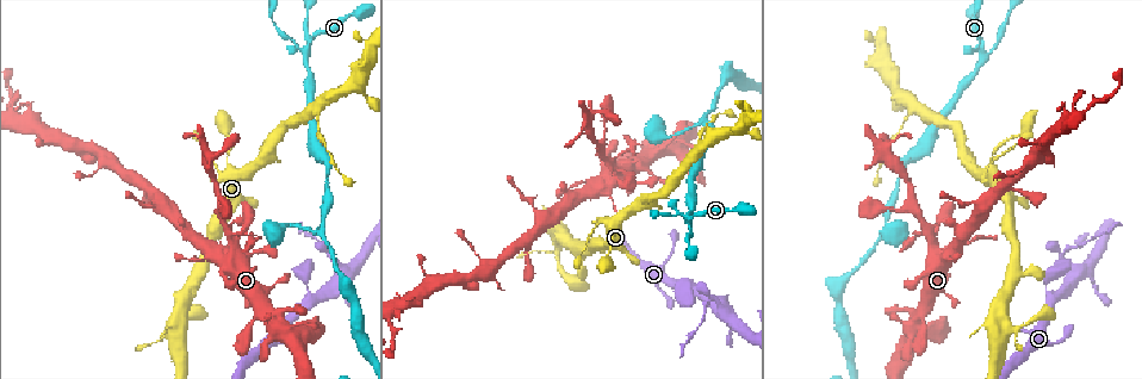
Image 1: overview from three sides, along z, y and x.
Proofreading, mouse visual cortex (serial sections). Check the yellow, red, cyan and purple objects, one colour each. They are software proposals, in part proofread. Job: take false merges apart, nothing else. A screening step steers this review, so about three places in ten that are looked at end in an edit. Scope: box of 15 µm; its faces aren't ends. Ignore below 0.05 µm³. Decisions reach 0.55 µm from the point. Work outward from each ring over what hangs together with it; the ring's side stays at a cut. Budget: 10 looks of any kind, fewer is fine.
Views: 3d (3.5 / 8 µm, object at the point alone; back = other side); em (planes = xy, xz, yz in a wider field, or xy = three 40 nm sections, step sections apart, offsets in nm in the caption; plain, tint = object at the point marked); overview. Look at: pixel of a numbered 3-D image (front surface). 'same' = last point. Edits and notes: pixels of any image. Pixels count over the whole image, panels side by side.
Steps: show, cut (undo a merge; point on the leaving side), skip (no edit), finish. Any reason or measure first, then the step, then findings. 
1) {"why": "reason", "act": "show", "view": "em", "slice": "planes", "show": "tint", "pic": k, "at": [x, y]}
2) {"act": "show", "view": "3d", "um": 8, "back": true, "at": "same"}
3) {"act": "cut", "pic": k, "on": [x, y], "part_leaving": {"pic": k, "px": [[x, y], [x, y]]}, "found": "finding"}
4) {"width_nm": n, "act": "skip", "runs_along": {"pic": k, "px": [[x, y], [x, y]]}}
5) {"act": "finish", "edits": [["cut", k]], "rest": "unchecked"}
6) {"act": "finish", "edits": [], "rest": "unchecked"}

{"why": "sharp bend", "act": "show", "view": "3d", "um": 8, "pic": 1, "at": [227, 158]}

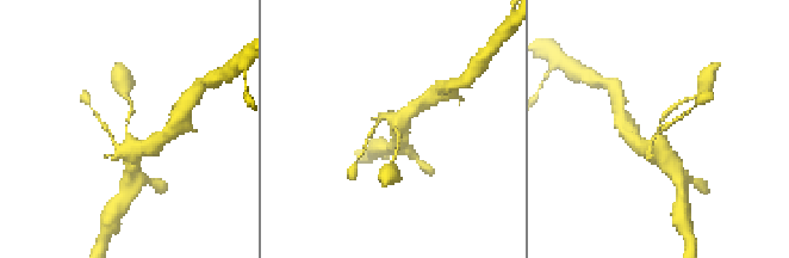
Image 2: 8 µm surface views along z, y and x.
{"arm_widths_nm": [150, 450], "why": "shape alone is not enough", "act": "show", "view": "em", "slice": "xy", "step": 5, "show": "tint", "pic": 2, "at": [127, 127]}

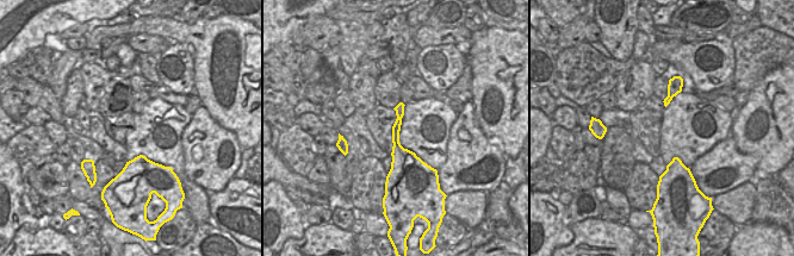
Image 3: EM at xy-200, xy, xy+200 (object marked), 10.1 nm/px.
{"act": "skip", "found": "all the same cell"}

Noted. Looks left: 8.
{"act": "show", "view": "3d", "um": 8, "pic": 1, "at": [1064, 249]}

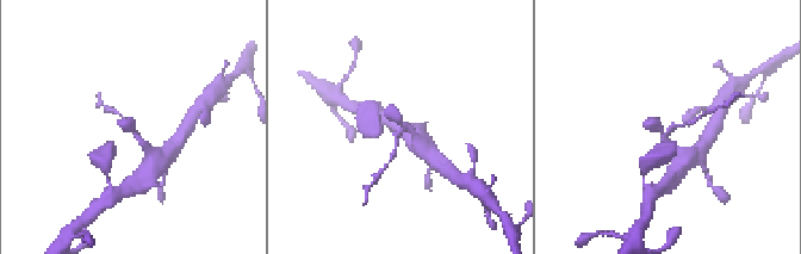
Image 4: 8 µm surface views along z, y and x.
{"act": "show", "view": "em", "slice": "xy", "step": 1, "show": "tint", "pic": 4, "at": [134, 129]}

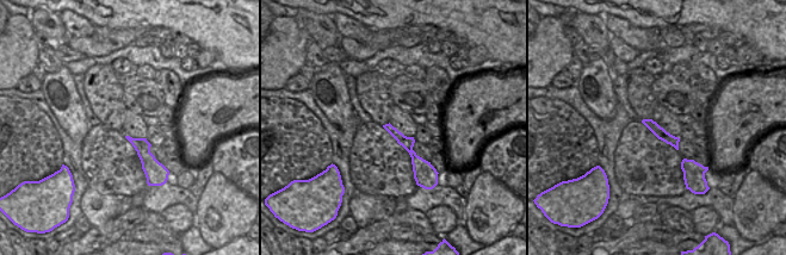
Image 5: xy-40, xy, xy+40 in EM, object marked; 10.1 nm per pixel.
{"act": "cut", "pic": 4, "on": [393, 154], "border": {"pic": 5, "px": [[130, 141], [137, 141], [149, 150]]}, "found": "two cells meet here"}

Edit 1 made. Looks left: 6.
{"why": "three-way junction", "act": "show", "view": "3d", "um": 8, "pic": 1, "at": [159, 203]}

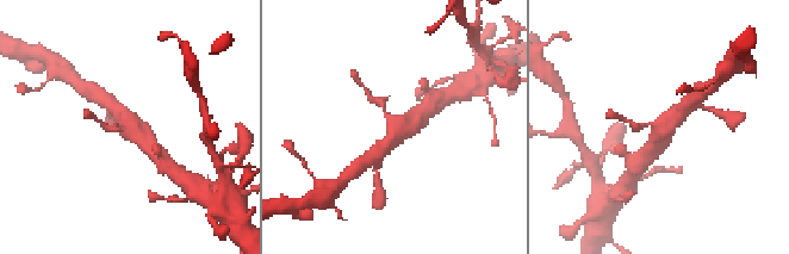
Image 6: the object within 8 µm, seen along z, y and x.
{"why": "closer look", "act": "show", "view": "3d", "um": 3.5, "pic": 6, "at": [657, 124]}

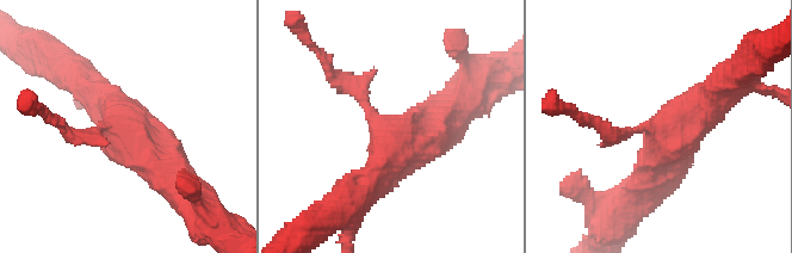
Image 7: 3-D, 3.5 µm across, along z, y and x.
{"act": "cut", "pic": 7, "on": [614, 133], "part_leaving": {"pic": 7, "px": [[638, 129], [611, 133], [556, 106]]}, "found": "a second cell is stuck on"}

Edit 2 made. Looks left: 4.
{"why": "thin neck", "act": "show", "view": "3d", "um": 3.5, "back": true, "pic": 1, "at": [318, 125]}

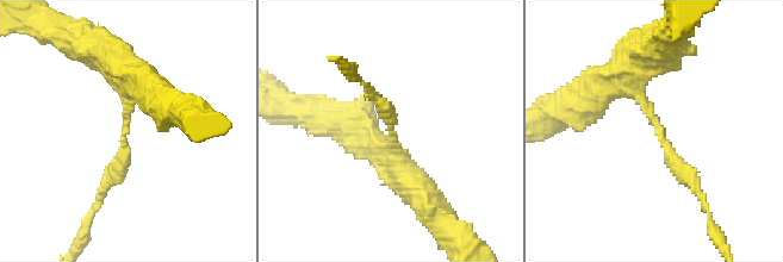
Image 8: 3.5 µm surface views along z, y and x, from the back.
{"arm_widths_nm": [200, 350], "why": "now the EM", "act": "show", "view": "em", "slice": "xy", "step": 5, "show": "tint", "pic": 8, "at": [392, 132]}

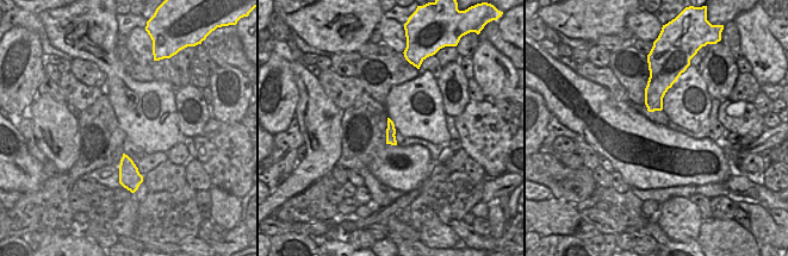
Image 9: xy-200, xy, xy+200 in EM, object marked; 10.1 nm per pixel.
{"why": "another direction", "act": "show", "view": "em", "slice": "xy", "step": 3, "show": "tint", "at": "same"}

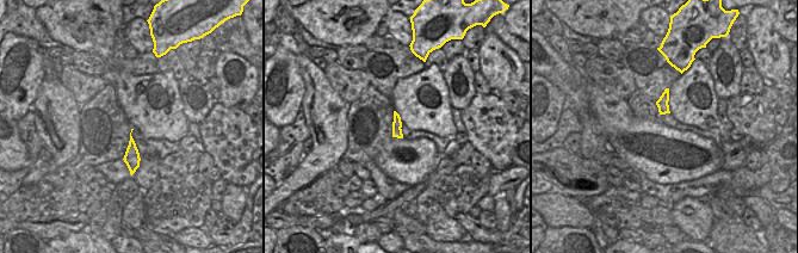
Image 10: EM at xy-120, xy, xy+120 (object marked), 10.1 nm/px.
{"width_nm": 100, "act": "skip", "runs_along": {"pic": 8, "px": [[609, 81], [615, 74], [640, 99], [697, 194]]}, "found": "all the same cell"}

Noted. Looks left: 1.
{"act": "finish", "edits": [["cut", 4], ["cut", 7]], "rest": "unchecked"}

